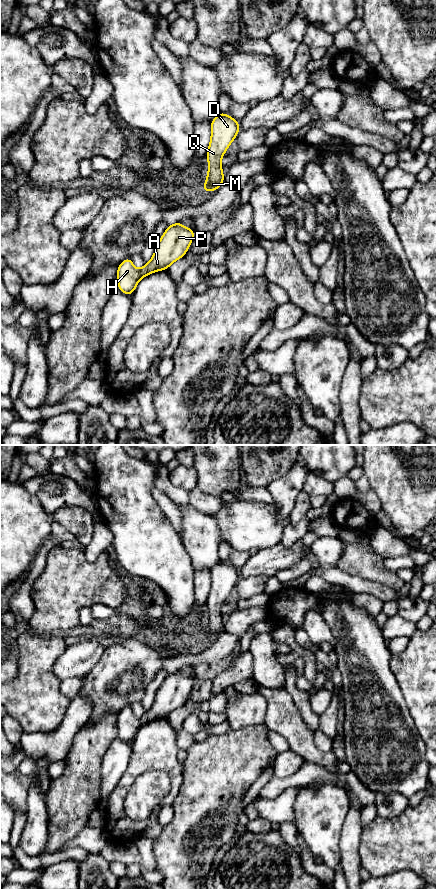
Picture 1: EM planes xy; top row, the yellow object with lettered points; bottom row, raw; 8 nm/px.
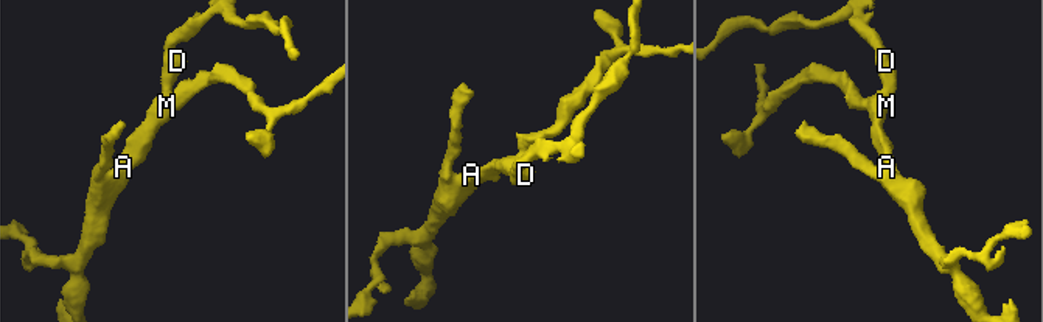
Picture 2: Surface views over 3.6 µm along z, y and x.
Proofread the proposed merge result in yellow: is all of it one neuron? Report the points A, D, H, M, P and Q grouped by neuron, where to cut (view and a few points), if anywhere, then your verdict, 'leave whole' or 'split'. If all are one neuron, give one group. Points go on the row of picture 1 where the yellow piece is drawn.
A D H M P Q | no cut | leave whole

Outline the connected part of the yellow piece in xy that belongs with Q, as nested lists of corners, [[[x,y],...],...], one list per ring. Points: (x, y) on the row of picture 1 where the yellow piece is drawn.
[[[218,113],[211,122],[211,140],[207,149],[208,172],[202,191],[216,191],[224,182],[221,159],[240,130],[239,122],[228,114]]]

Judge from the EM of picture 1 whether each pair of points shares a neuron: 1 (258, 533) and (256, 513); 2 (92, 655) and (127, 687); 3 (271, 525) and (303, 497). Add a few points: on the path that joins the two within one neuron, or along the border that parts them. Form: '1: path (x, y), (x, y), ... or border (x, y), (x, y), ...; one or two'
1: path (258, 528), (256, 518); one
2: border (107, 639), (102, 656), (83, 677); two
3: border (289, 517), (289, 523), (280, 540); two

